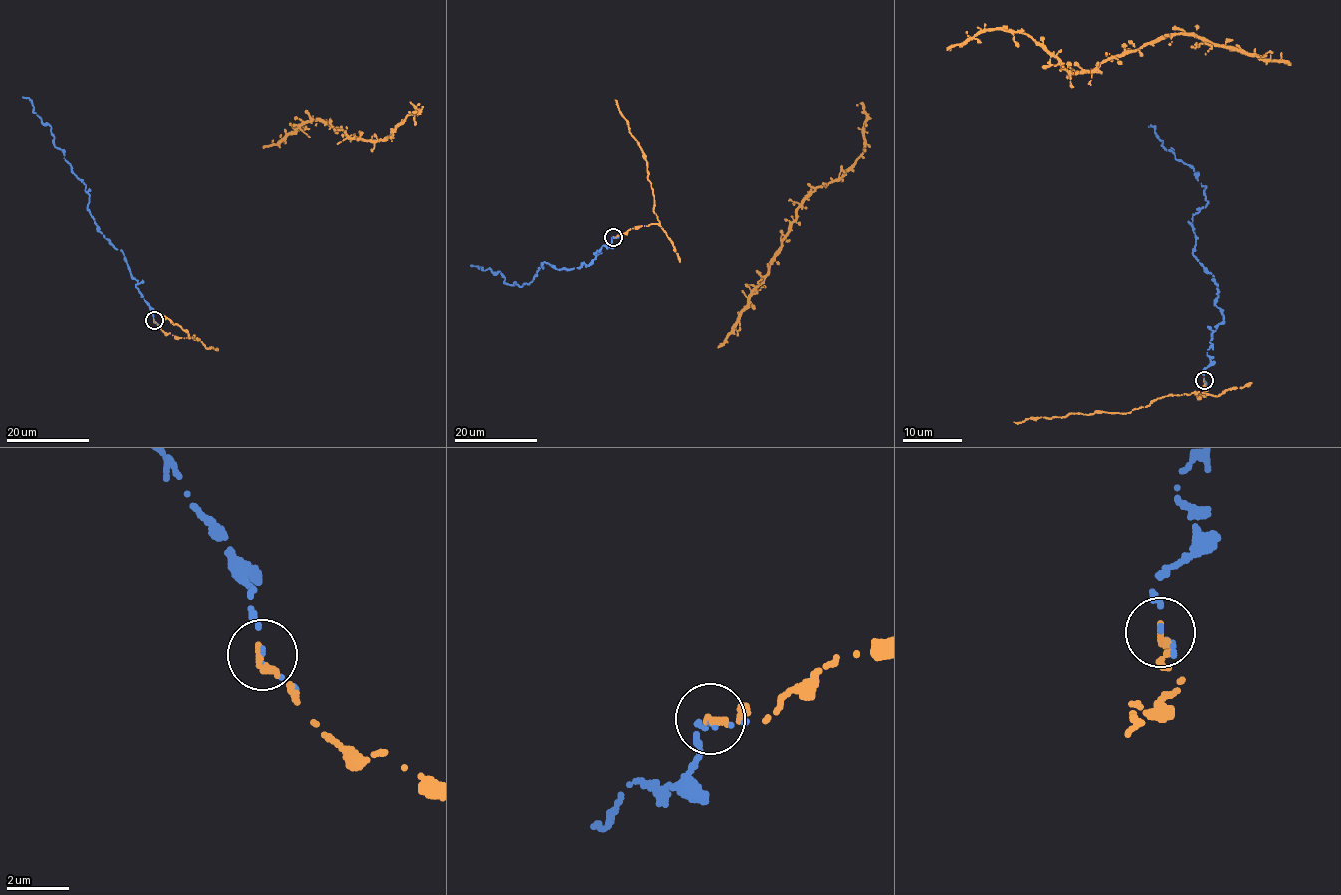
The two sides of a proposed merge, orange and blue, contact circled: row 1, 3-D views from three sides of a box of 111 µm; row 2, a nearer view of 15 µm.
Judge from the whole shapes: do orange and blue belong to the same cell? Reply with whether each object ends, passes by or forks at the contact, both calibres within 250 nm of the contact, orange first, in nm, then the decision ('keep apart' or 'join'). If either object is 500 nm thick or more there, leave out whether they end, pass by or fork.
orange ends; blue ends; calibres 280 and 140 nm; join

